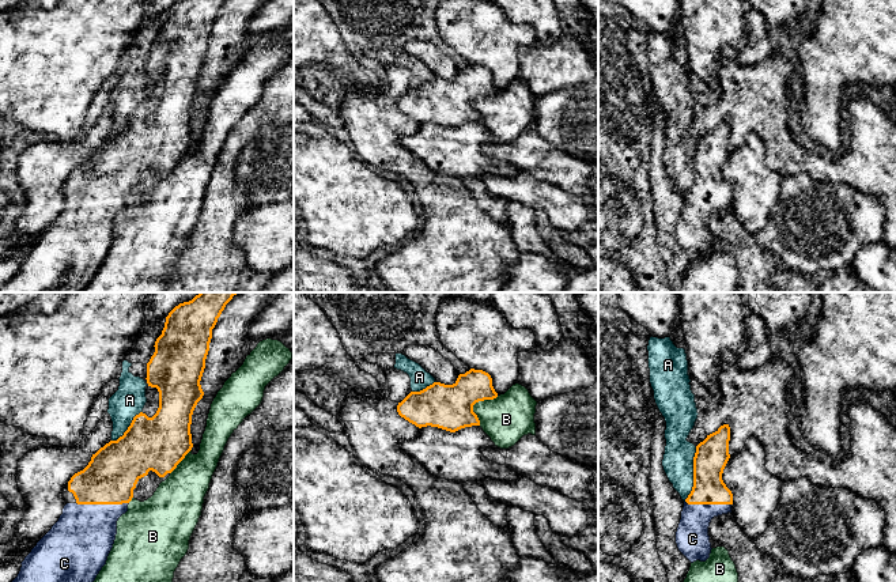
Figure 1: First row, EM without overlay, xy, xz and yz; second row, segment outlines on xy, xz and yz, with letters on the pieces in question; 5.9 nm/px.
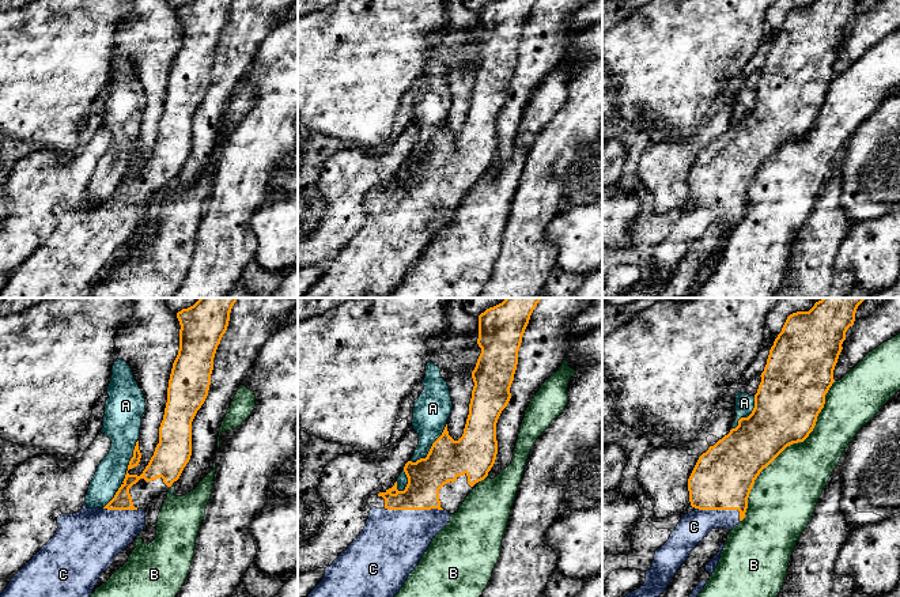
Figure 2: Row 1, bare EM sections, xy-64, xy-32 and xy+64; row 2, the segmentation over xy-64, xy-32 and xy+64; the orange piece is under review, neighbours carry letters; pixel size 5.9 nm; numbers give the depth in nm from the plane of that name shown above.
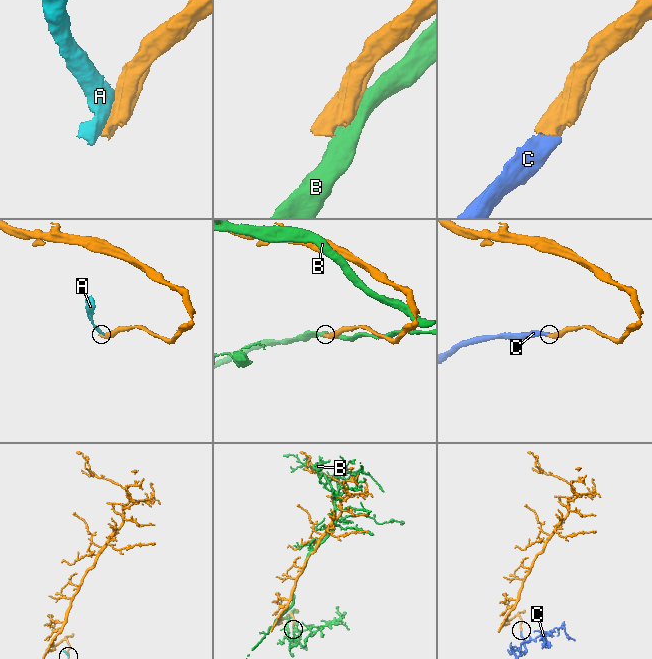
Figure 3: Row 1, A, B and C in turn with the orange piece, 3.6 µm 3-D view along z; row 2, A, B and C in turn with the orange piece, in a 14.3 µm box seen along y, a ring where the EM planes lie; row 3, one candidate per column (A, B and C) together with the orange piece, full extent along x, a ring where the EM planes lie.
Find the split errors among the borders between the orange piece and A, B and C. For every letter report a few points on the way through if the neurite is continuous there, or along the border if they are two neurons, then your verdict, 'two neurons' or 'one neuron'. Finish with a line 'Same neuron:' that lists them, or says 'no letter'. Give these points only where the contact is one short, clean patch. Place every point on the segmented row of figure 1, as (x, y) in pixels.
A: two neurons
B: two neurons
C: one neuron
Same neuron: C

